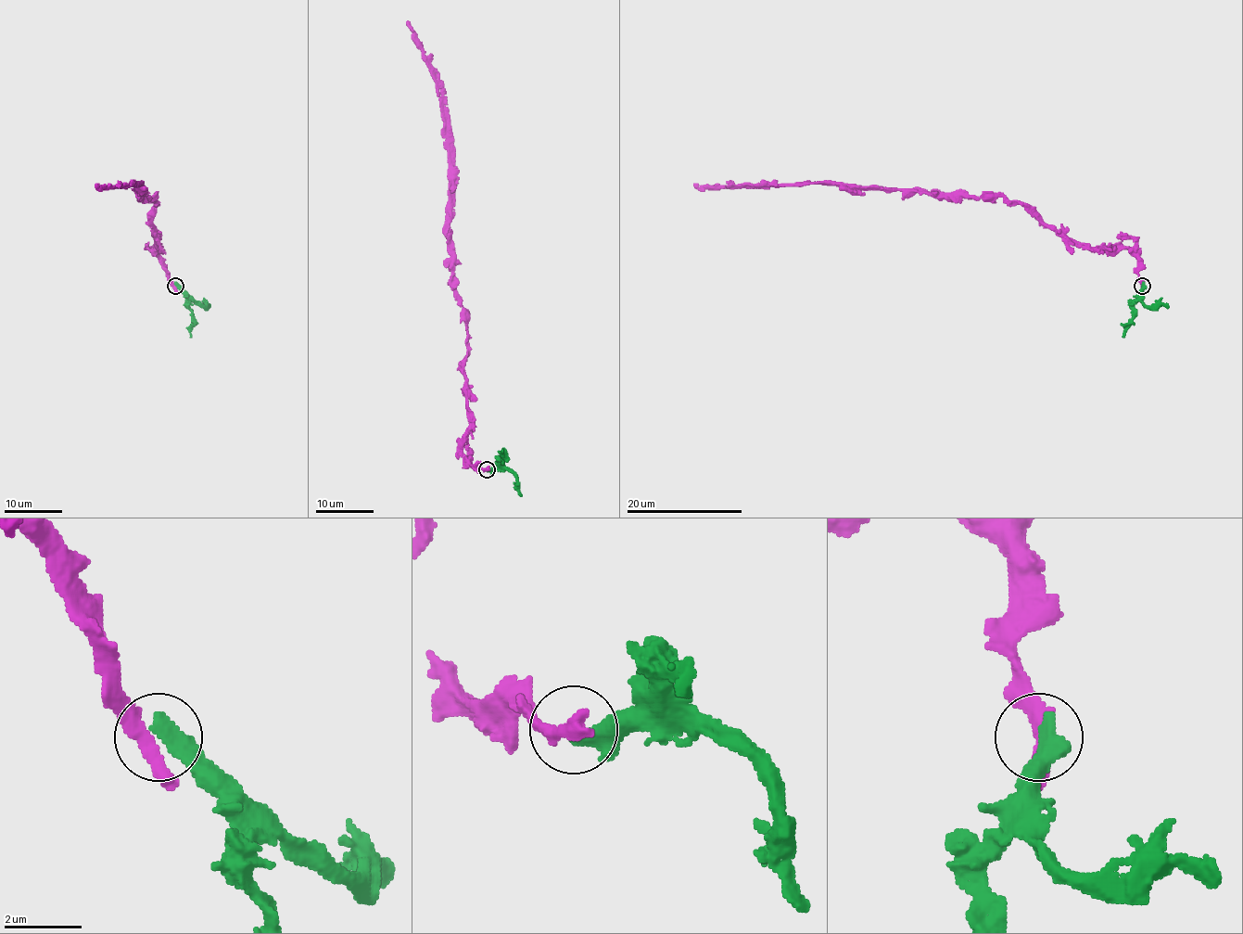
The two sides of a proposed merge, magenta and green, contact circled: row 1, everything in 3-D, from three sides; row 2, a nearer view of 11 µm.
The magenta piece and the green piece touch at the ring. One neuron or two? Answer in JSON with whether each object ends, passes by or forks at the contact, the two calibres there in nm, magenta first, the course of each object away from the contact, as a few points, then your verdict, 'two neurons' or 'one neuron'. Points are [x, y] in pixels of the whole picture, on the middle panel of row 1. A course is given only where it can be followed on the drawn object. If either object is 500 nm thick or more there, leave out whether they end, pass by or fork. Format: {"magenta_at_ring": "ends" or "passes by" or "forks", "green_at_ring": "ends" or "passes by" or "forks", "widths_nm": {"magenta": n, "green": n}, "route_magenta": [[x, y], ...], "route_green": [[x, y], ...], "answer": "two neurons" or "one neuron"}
{"magenta_at_ring": "passes by", "green_at_ring": "ends", "widths_nm": {"magenta": 360, "green": 440}, "route_magenta": [[487, 468], [473, 466], [462, 454], [470, 424], [464, 370], [467, 337], [450, 243], [444, 83], [406, 21]], "route_green": [[487, 468], [503, 460], [501, 450]], "answer": "two neurons"}

